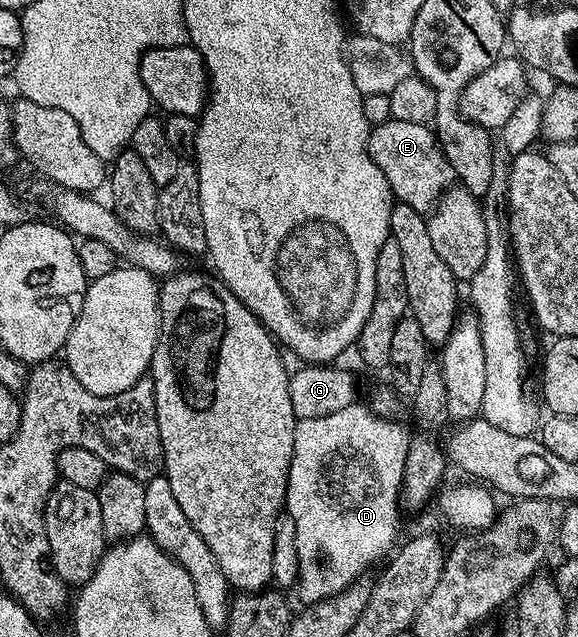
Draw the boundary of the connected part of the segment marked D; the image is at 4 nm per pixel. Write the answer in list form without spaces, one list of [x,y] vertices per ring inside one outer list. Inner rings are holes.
[[[355,404],[332,412],[332,416],[299,421],[284,510],[296,520],[296,591],[305,605],[314,605],[344,591],[359,581],[377,558],[385,559],[395,549],[399,541],[398,510],[409,443],[407,431],[402,431],[389,417],[375,414],[369,405]]]

